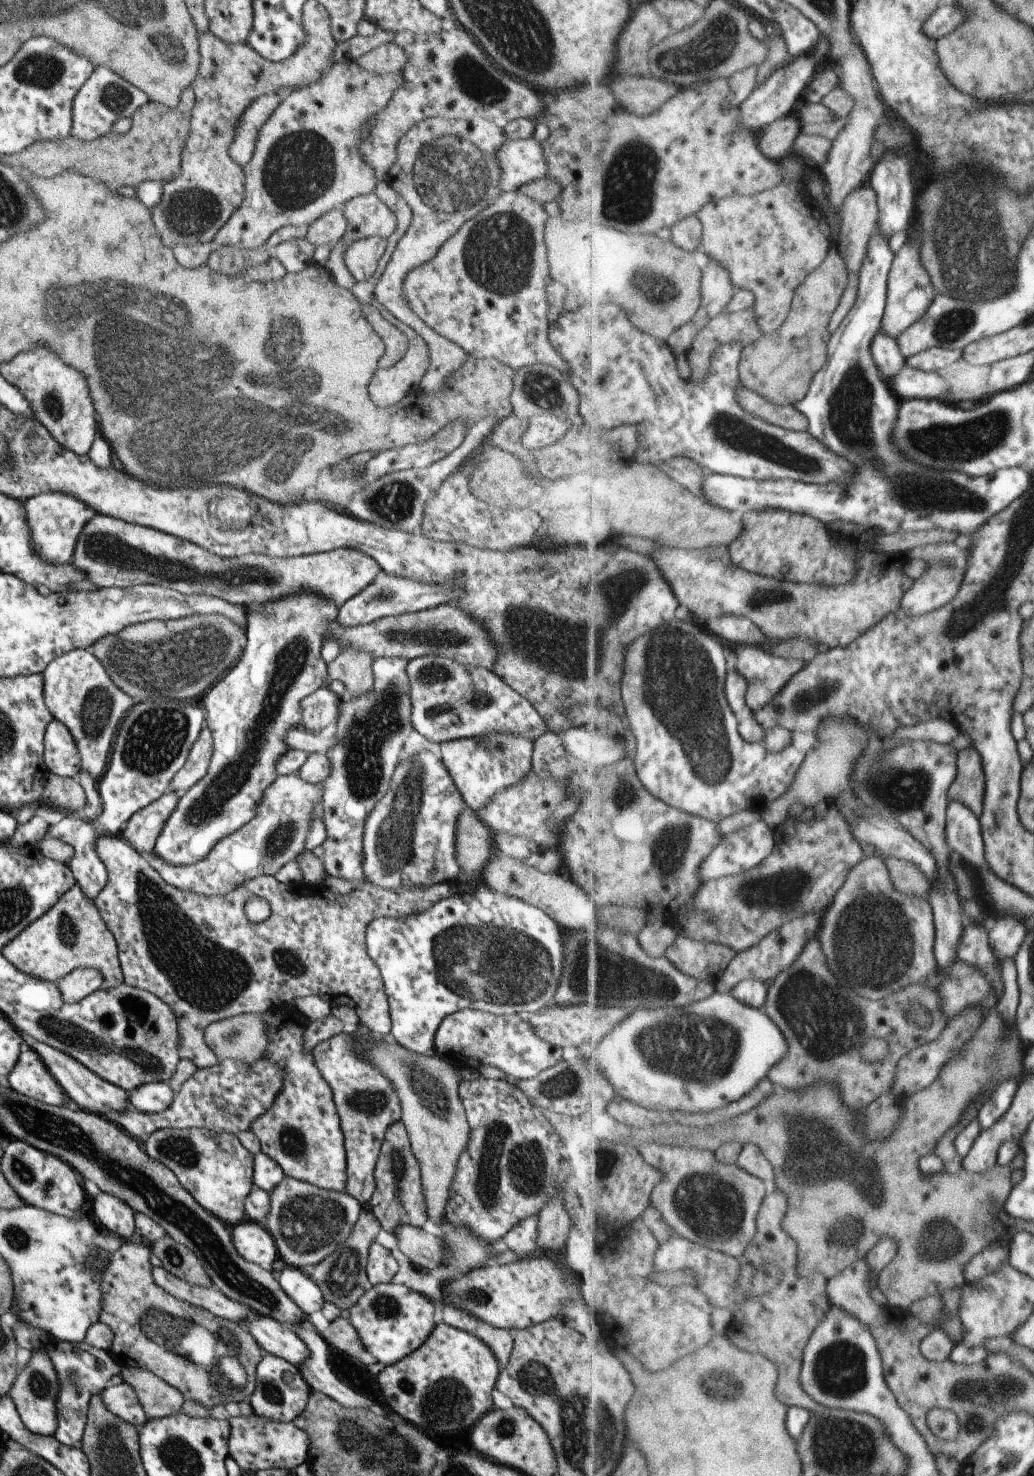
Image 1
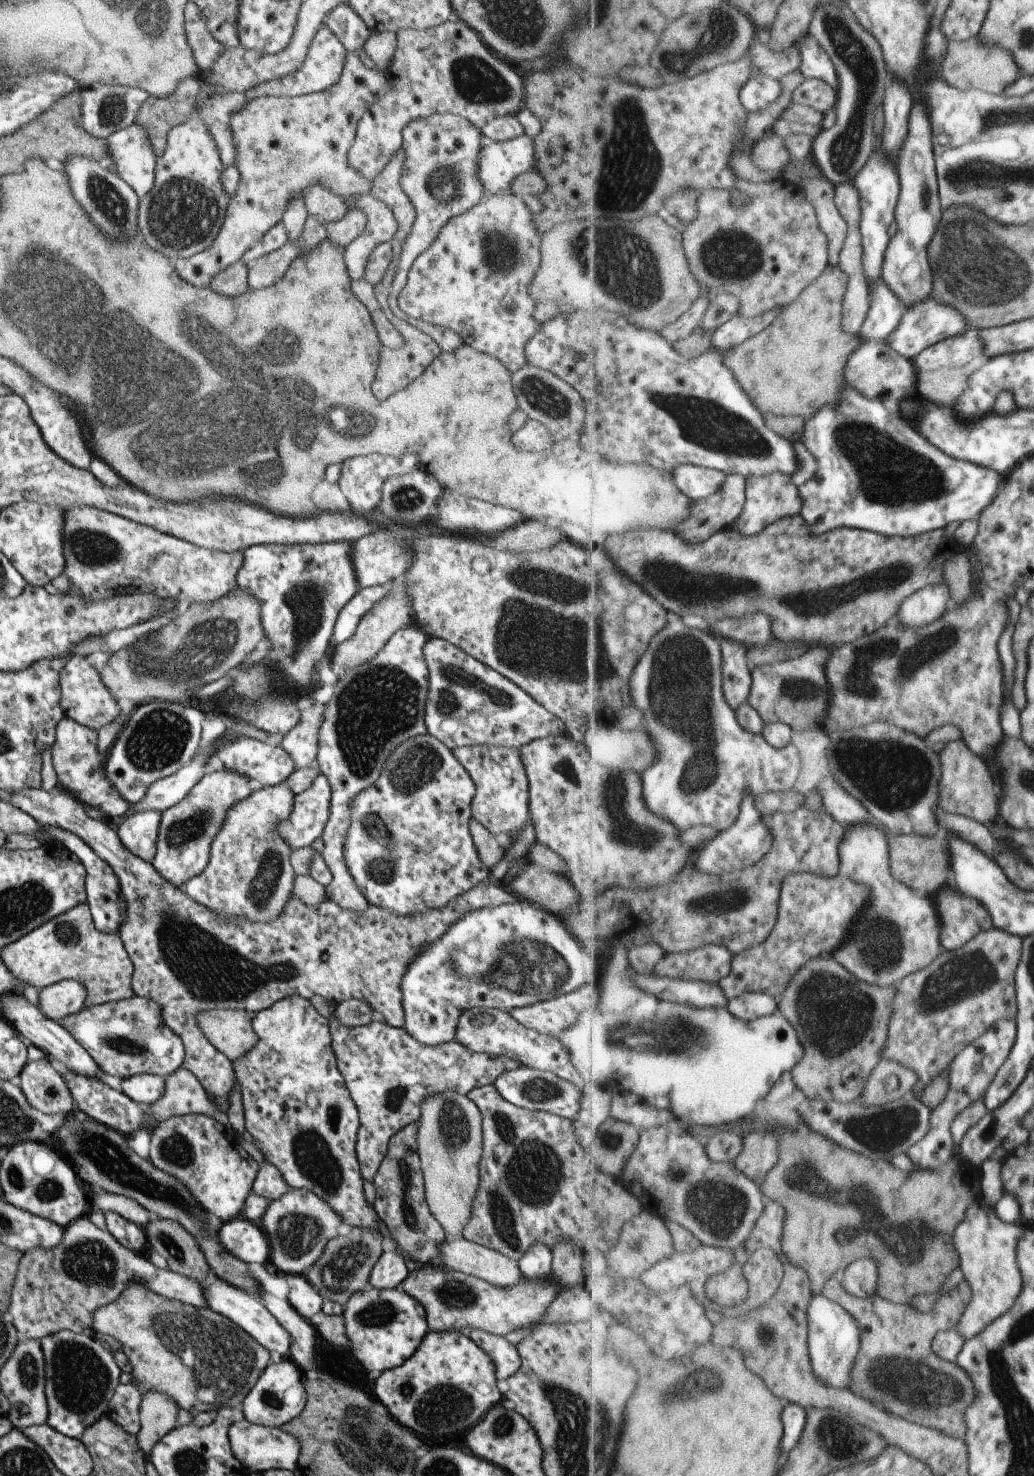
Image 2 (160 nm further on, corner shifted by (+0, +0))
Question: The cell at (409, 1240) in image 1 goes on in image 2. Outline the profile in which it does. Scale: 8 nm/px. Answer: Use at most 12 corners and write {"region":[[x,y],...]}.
{"region":[[462,1237],[434,1263],[497,1288],[522,1278],[511,1258]]}

